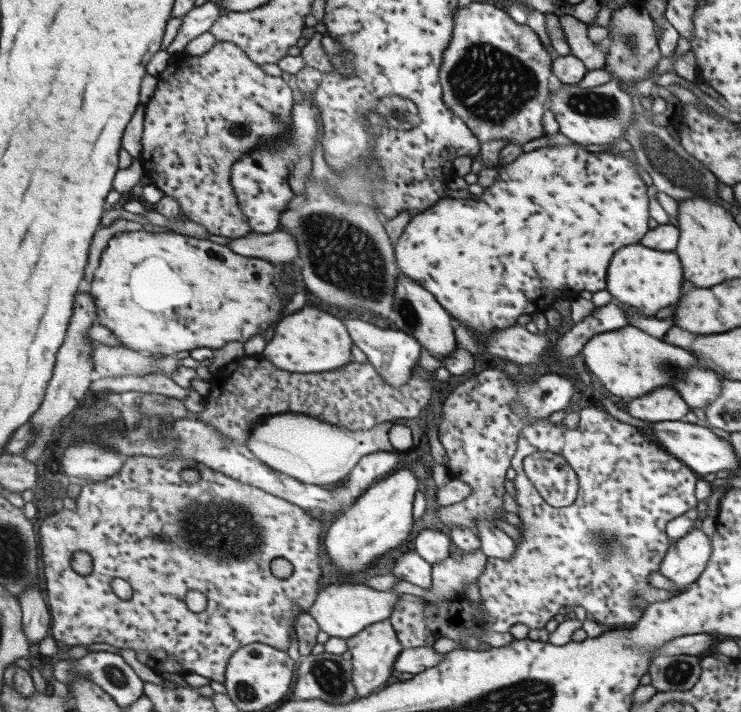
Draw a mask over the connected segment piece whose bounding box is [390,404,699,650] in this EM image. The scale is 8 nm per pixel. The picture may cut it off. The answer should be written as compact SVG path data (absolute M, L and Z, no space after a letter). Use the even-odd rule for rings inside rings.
M587 405L578 412L579 422L577 428L569 430L567 426L563 426L561 423L559 426L553 424L549 418L543 418L536 420L532 426L528 426L520 434L518 446L513 452L512 468L516 471L516 477L514 480L516 487L515 499L518 504L518 514L523 519L523 524L518 527L521 538L517 543L517 552L513 558L509 560L503 560L503 558L491 558L488 557L489 562L485 566L485 572L481 574L479 578L478 588L480 592L479 605L473 605L468 598L465 597L464 592L455 594L451 598L445 598L445 600L424 600L419 596L411 594L403 594L401 600L397 602L393 614L390 616L391 622L394 624L394 628L398 634L399 640L402 641L405 649L417 648L427 646L425 638L451 638L454 641L467 646L469 649L477 650L477 646L481 644L481 638L463 637L462 632L458 629L473 629L474 632L509 632L511 626L515 624L525 624L530 630L541 630L547 626L549 620L553 620L557 613L563 613L565 606L582 606L587 613L591 613L594 620L601 626L609 624L609 626L615 626L615 624L633 624L638 622L637 618L641 618L643 614L643 608L639 607L639 612L631 610L629 606L629 598L631 598L631 592L641 592L643 596L640 596L644 600L644 605L650 605L651 603L658 603L667 600L675 594L674 591L668 591L664 589L651 588L647 584L647 576L649 572L655 572L657 566L661 566L663 558L667 550L669 550L670 542L667 540L667 534L665 527L669 520L673 520L676 516L681 516L687 510L699 507L694 496L695 482L699 478L690 468L687 468L681 461L677 460L672 454L667 454L663 450L659 450L657 442L651 442L647 438L645 432L641 432L639 428L635 426L629 426L629 424L623 424L615 418L611 418L607 411L599 406Z

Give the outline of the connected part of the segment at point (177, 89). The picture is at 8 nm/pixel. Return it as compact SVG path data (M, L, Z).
M218 42L207 54L173 55L168 67L157 76L157 87L147 102L141 161L145 175L169 196L181 204L182 216L201 226L211 234L228 239L241 238L251 231L249 217L245 215L233 183L234 164L265 144L289 140L294 120L293 90L281 77L261 70L260 64L231 42Z

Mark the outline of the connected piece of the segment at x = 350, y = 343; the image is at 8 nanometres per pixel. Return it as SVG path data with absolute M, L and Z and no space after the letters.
M307 306L301 312L287 316L277 326L275 338L265 348L265 358L271 360L275 366L283 368L283 371L323 374L342 370L352 364L355 345L347 326L339 318L313 306Z

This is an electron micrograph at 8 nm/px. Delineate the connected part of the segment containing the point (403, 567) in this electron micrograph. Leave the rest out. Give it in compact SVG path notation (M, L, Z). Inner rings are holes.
M406 548L405 552L401 552L395 559L391 572L397 575L399 580L406 580L421 588L431 588L433 584L432 564L417 552L417 548Z

